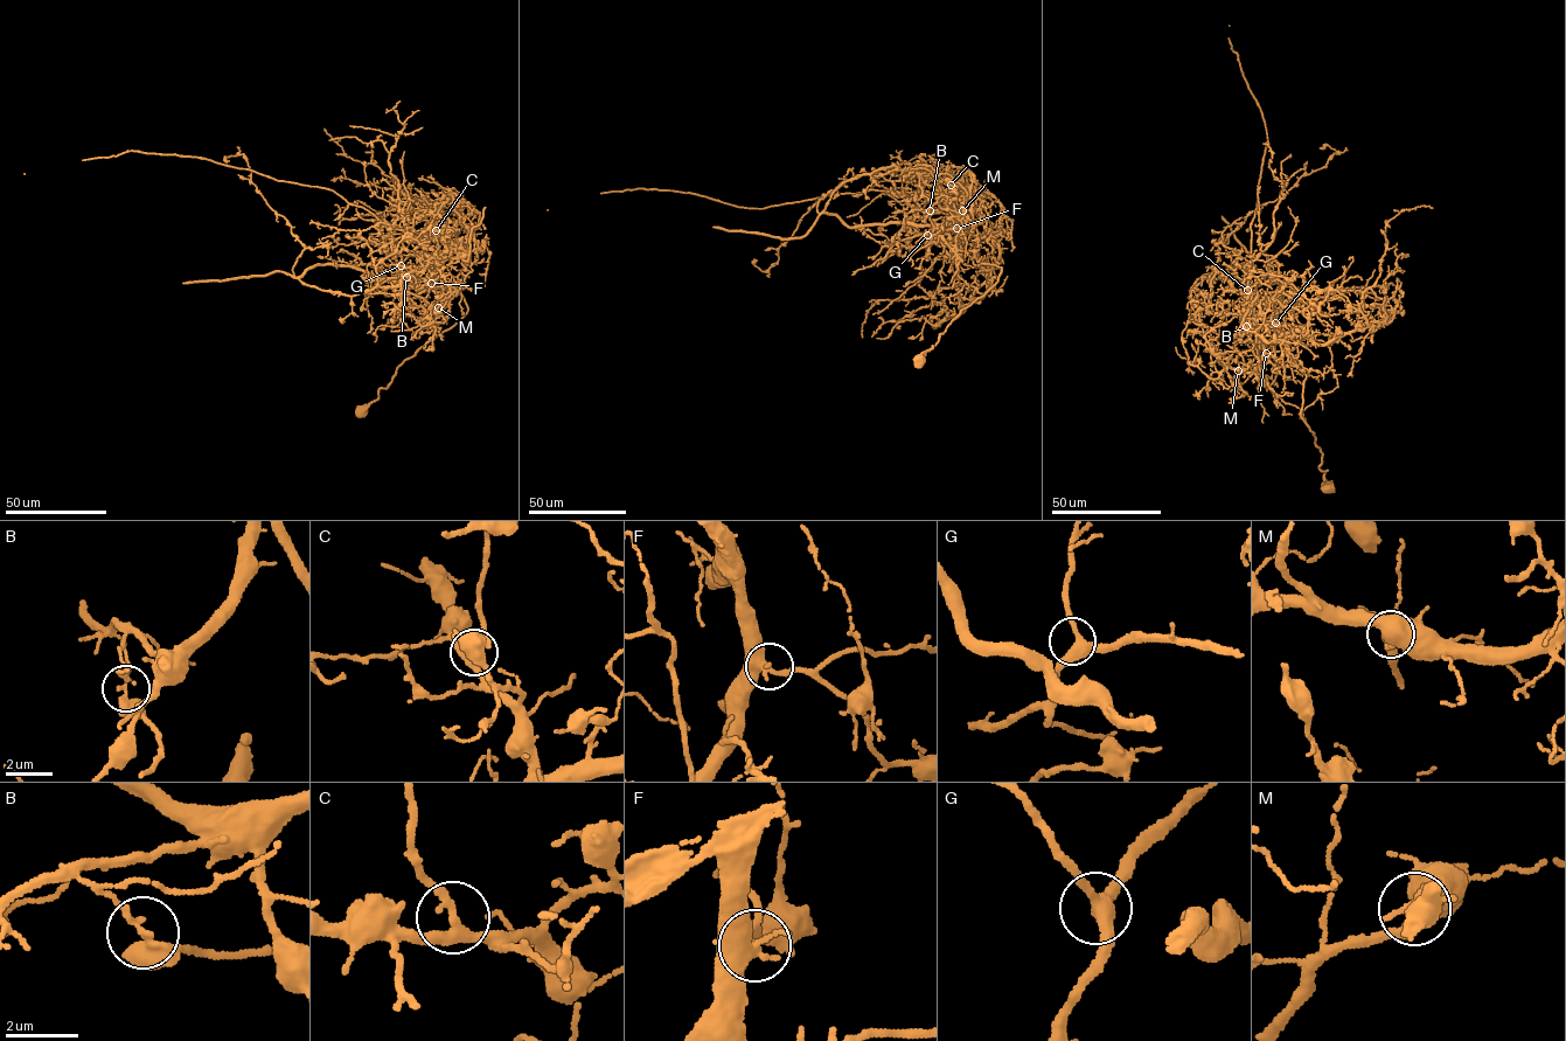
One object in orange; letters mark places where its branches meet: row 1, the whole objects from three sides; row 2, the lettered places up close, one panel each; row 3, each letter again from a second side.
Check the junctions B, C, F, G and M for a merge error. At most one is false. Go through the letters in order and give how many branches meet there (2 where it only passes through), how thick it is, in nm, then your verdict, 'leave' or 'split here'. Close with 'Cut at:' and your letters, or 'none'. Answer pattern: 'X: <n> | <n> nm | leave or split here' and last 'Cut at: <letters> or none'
B: 2 | 320 nm | split here
C: 3 | 280 nm | leave
F: 2 | 400 nm | leave
G: 3 | 360 nm | leave
M: 2 | 550 nm | leave
Cut at: B

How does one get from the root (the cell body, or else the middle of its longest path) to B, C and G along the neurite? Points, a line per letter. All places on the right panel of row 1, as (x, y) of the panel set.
B: (1328, 487), (1327, 471), (1319, 467), (1322, 452), (1300, 415), (1306, 376), (1279, 332), (1247, 321), (1246, 326)
C: (1328, 487), (1322, 452), (1300, 415), (1306, 376), (1280, 333), (1248, 325), (1247, 290)
G: (1328, 487), (1327, 471), (1319, 467), (1322, 452), (1300, 415), (1306, 376), (1282, 338), (1294, 326), (1275, 323)

